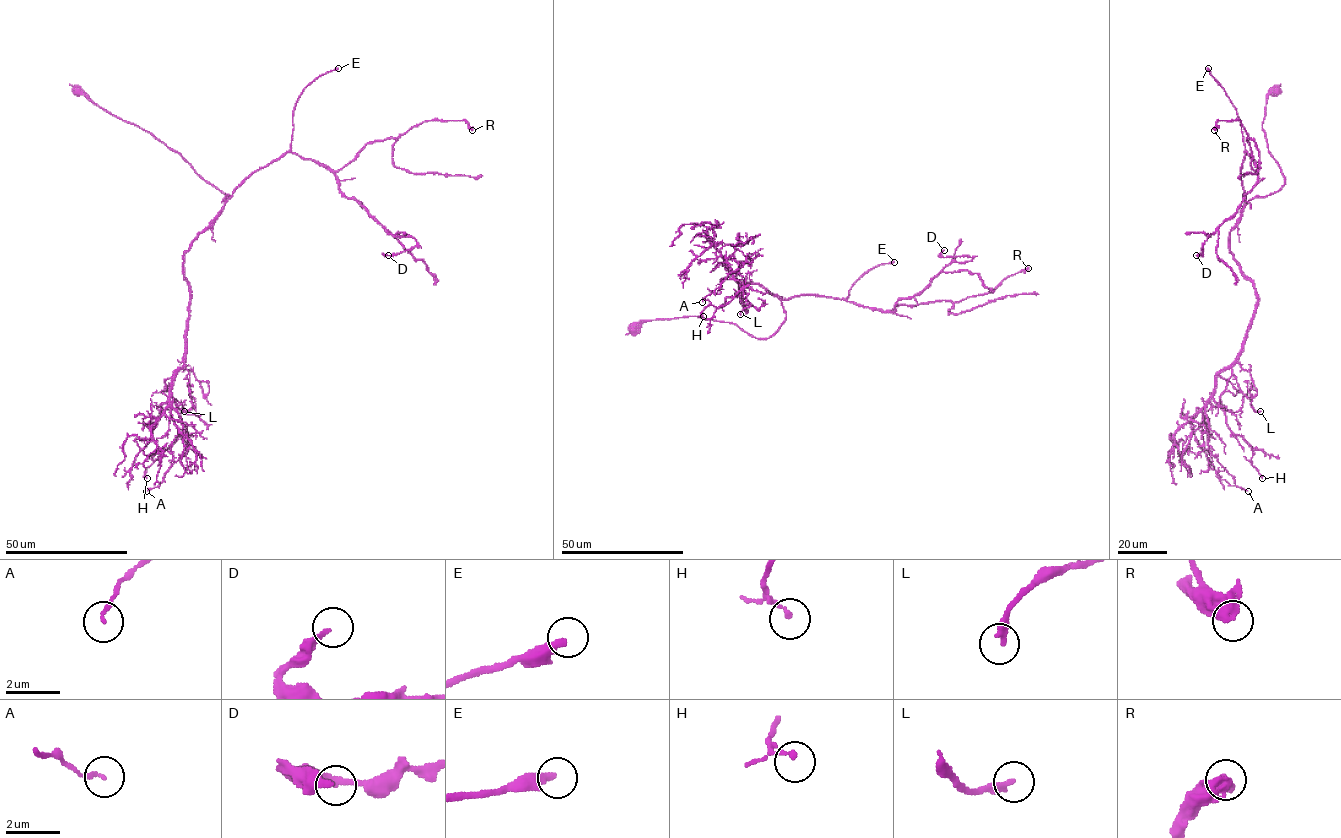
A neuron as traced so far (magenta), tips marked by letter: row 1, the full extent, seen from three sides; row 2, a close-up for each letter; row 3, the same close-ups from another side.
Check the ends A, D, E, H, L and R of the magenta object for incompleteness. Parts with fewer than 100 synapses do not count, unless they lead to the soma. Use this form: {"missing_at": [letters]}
{"missing_at": ["E"]}

